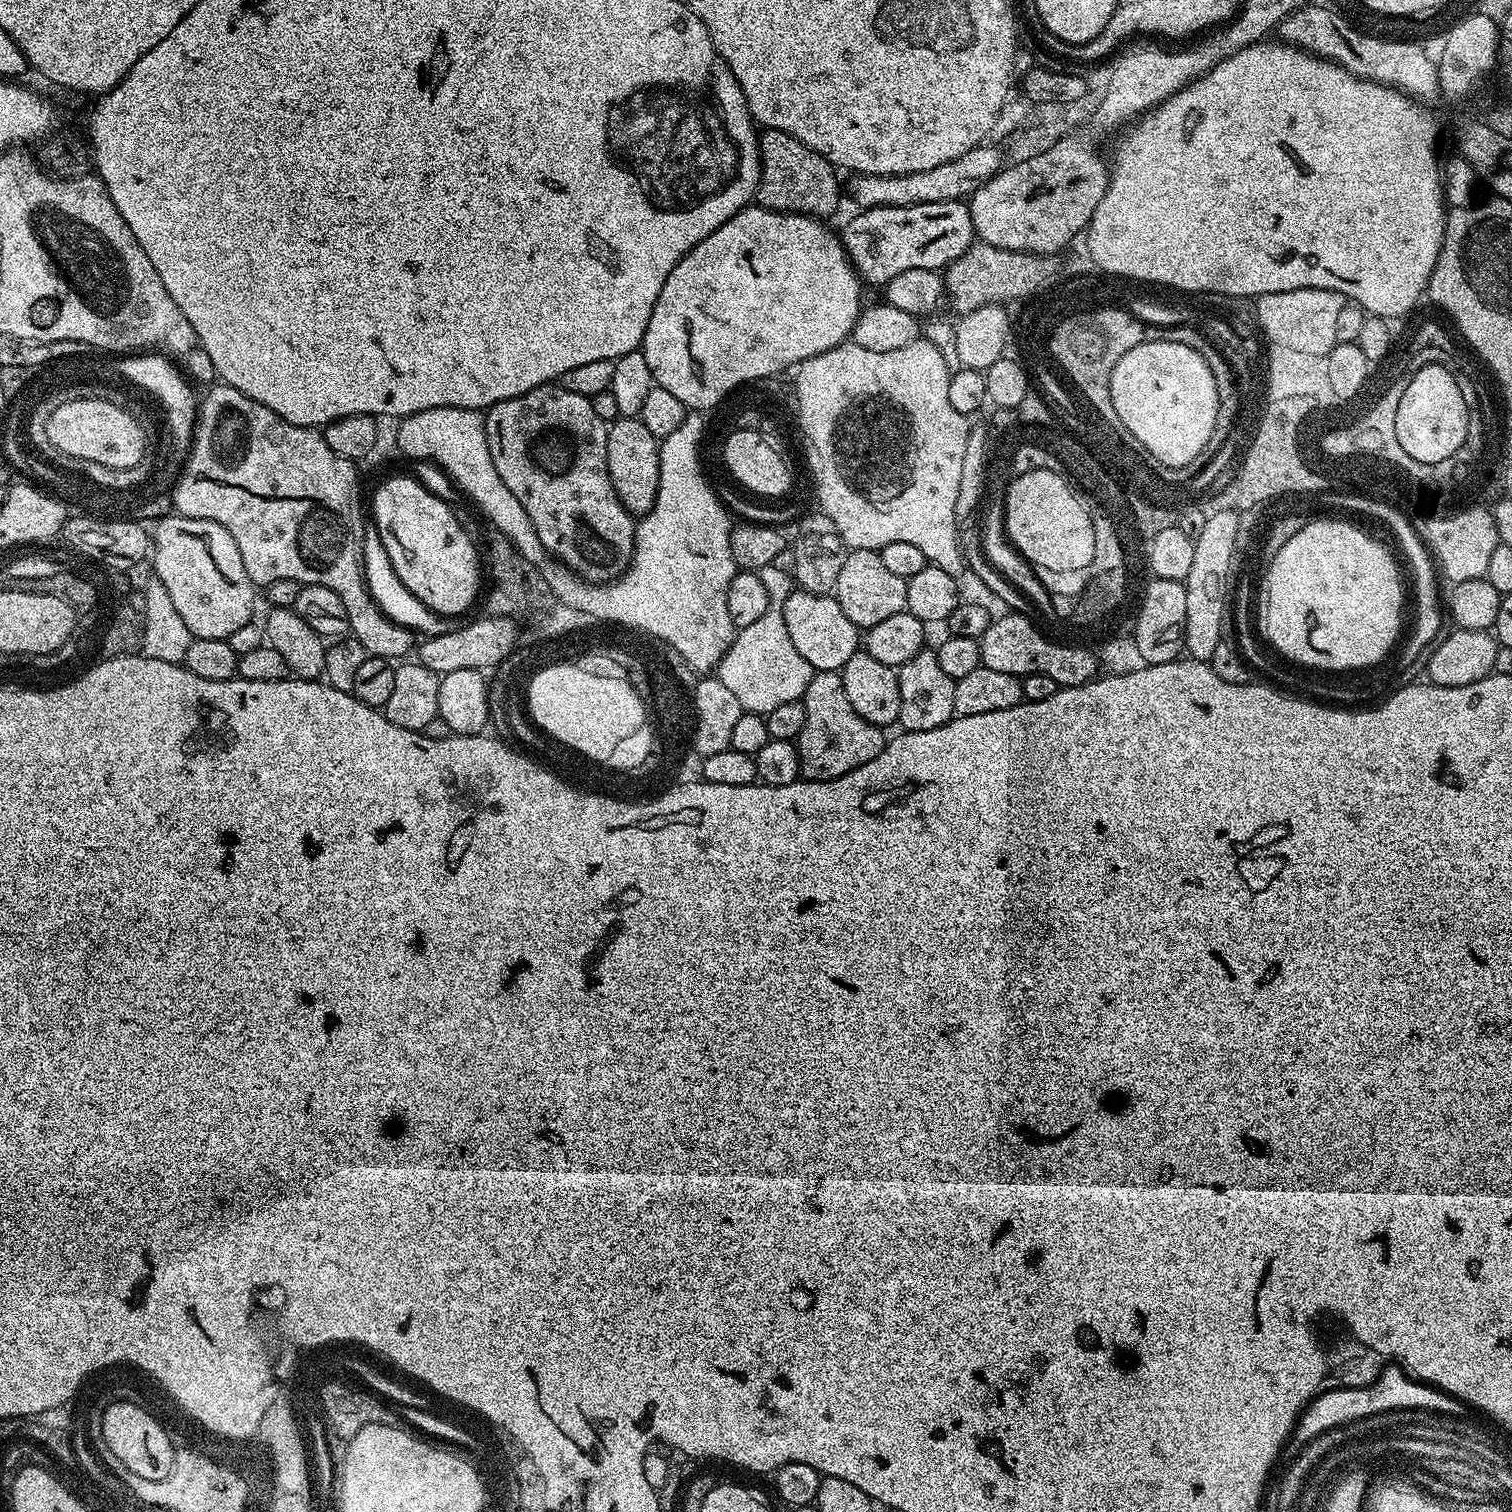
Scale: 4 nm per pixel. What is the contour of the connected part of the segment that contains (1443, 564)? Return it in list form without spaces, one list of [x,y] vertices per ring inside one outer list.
[[[1471,506],[1461,512],[1446,514],[1438,522],[1423,525],[1422,536],[1439,571],[1453,585],[1461,584],[1467,580],[1483,580],[1486,566],[1490,563],[1494,546],[1500,544],[1498,526],[1494,526],[1491,507]]]

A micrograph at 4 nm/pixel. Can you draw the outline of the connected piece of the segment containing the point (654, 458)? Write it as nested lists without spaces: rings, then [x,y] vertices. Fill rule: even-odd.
[[[626,416],[608,424],[606,458],[610,482],[622,502],[622,506],[633,517],[639,518],[654,506],[660,481],[660,440],[646,430],[639,418]]]

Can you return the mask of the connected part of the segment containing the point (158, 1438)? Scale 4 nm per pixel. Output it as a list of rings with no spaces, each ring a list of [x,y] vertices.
[[[115,1400],[100,1416],[102,1438],[110,1446],[111,1453],[127,1470],[141,1478],[160,1480],[170,1474],[170,1461],[173,1456],[170,1438],[163,1425],[153,1413],[128,1400]]]

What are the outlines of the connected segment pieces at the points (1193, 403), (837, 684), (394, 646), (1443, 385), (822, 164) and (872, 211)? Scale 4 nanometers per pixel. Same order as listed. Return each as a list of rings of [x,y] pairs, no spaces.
[[[1148,339],[1145,344],[1134,346],[1134,350],[1130,350],[1130,354],[1125,354],[1122,362],[1114,366],[1114,374],[1110,378],[1110,398],[1123,425],[1154,457],[1170,468],[1186,466],[1186,462],[1194,462],[1194,458],[1202,454],[1202,446],[1206,446],[1218,418],[1218,390],[1214,386],[1210,366],[1206,366],[1198,350],[1178,342]]]
[[[839,671],[816,672],[802,699],[806,706],[806,723],[802,725],[802,734],[795,745],[800,755],[803,779],[842,778],[858,770],[858,766],[866,766],[866,762],[878,758],[886,743],[885,729],[879,724],[866,722],[866,718],[862,718],[862,714],[850,706]]]
[[[220,382],[209,387],[204,398],[199,401],[199,413],[196,417],[195,436],[191,441],[191,451],[188,453],[186,463],[183,465],[184,473],[174,484],[174,508],[179,515],[198,518],[199,520],[213,520],[218,526],[225,528],[238,542],[238,554],[242,554],[242,566],[246,566],[246,574],[252,579],[253,585],[267,586],[278,582],[278,578],[290,578],[300,581],[301,585],[317,584],[318,586],[330,586],[338,598],[342,598],[342,606],[346,606],[348,626],[351,639],[362,642],[362,646],[368,651],[369,656],[380,656],[389,662],[399,661],[412,648],[412,629],[392,621],[376,604],[375,599],[368,592],[367,579],[364,576],[363,562],[363,524],[366,521],[366,512],[360,509],[360,476],[356,473],[357,465],[351,460],[342,458],[326,446],[326,438],[323,431],[306,426],[294,426],[286,422],[274,410],[270,410],[262,402],[254,402],[246,394],[238,389]]]
[[[1428,364],[1418,370],[1403,391],[1394,423],[1398,442],[1420,463],[1442,462],[1463,449],[1468,440],[1468,414],[1462,390],[1450,370],[1442,364]]]
[[[764,128],[759,133],[760,146],[760,181],[756,187],[755,203],[761,208],[769,208],[775,212],[793,212],[803,216],[815,216],[817,218],[829,218],[840,208],[840,196],[842,200],[842,180],[839,180],[837,169],[822,154],[810,150],[798,138],[786,134],[782,130]]]
[[[943,200],[893,208],[865,208],[855,214],[857,216],[852,216],[845,222],[844,229],[839,229],[838,235],[840,243],[844,245],[844,253],[848,255],[865,285],[883,286],[890,282],[890,278],[895,278],[906,270],[943,270],[953,264],[977,239],[974,222],[964,200]]]

